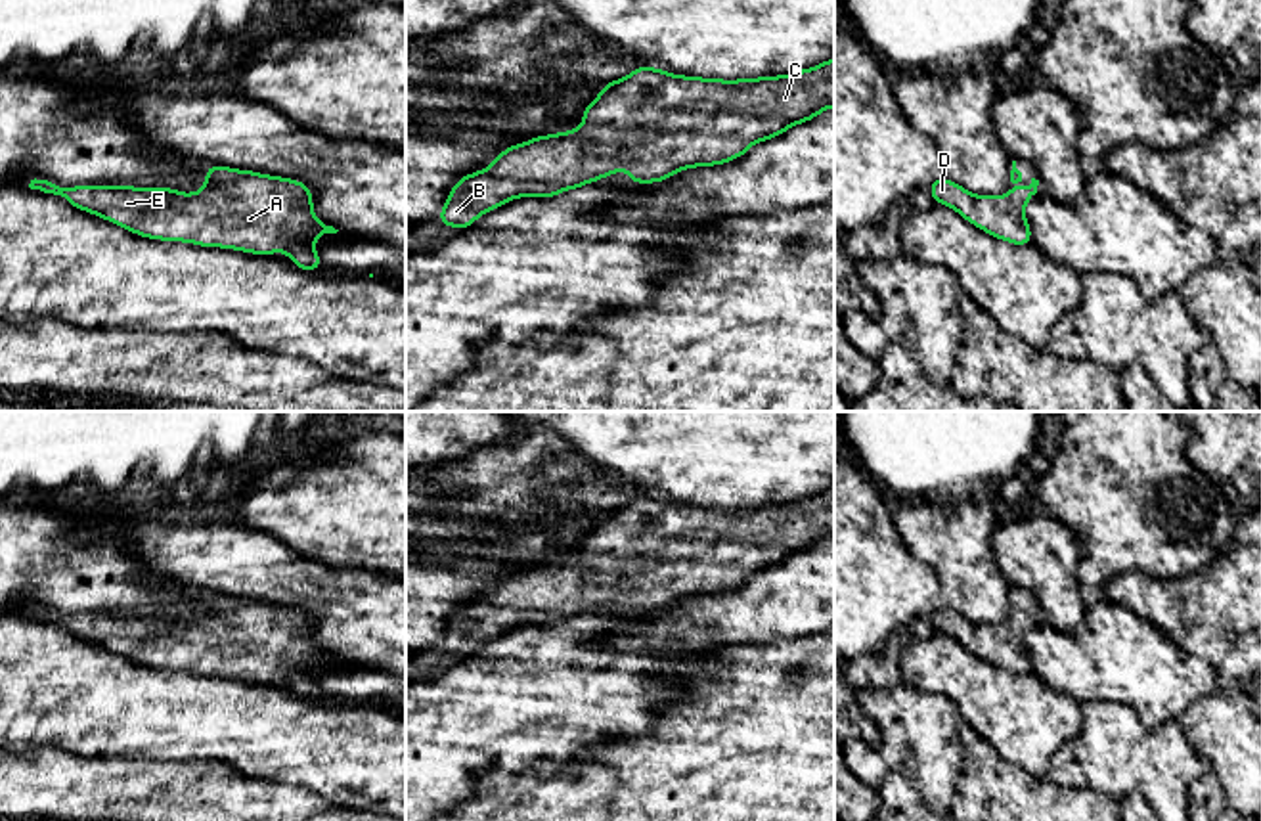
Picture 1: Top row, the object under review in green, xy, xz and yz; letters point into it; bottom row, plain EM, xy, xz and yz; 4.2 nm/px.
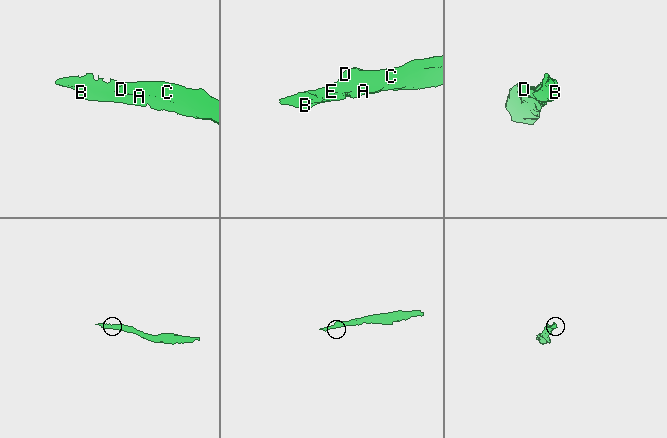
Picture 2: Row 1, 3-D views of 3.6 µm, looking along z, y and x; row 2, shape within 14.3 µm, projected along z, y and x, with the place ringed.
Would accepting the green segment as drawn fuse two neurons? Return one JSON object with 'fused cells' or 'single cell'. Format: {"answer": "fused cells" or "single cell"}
{"answer": "single cell"}

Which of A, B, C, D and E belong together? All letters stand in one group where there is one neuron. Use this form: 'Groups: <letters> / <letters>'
Groups: A B C D E

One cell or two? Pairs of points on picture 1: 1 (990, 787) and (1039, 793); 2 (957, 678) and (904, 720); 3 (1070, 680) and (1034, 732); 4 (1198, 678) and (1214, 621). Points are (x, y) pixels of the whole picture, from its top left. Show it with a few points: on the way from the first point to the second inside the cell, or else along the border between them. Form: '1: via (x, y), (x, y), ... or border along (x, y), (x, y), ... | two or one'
1: via (1001, 793), (1028, 793) | one
2: border along (904, 680), (925, 691), (942, 693), (961, 720) | two
3: border along (1032, 670), (1049, 687), (1070, 695), (1080, 705) | two
4: border along (1166, 634), (1187, 655), (1212, 665), (1219, 689) | two

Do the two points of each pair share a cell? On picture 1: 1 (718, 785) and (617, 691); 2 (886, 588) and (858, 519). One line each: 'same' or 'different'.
1: different
2: same

